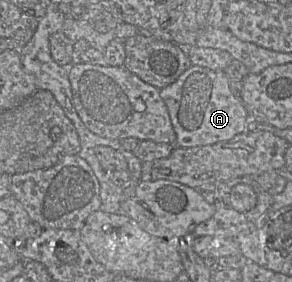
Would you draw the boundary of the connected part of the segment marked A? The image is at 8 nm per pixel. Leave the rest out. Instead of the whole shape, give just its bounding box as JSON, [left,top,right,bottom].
[160,65,248,148]

